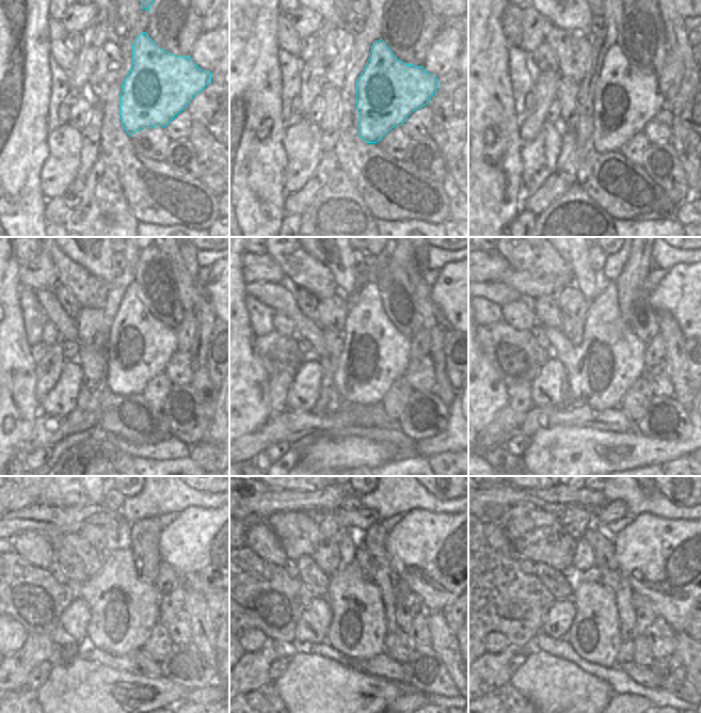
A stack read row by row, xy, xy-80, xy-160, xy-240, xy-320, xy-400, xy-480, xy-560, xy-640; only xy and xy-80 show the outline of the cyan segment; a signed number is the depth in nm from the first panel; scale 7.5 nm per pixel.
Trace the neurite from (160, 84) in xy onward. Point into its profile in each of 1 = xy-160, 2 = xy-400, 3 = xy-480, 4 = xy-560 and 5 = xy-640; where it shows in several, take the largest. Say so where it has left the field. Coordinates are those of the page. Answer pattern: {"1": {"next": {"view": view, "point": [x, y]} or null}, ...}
{"1": {"next": {"view": "xy-160", "point": [623, 100]}}, "2": {"next": {"view": "xy-400", "point": [610, 358]}}, "3": {"next": {"view": "xy-480", "point": [124, 609]}}, "4": {"next": {"view": "xy-560", "point": [357, 630]}}, "5": {"next": {"view": "xy-640", "point": [594, 634]}}}

